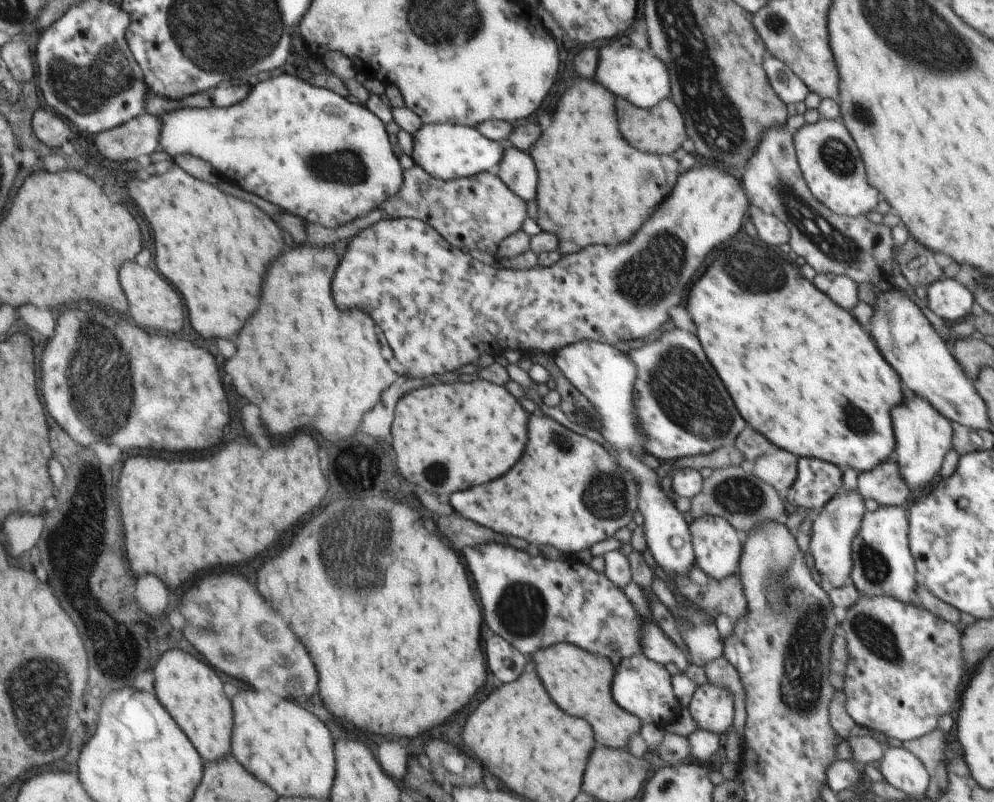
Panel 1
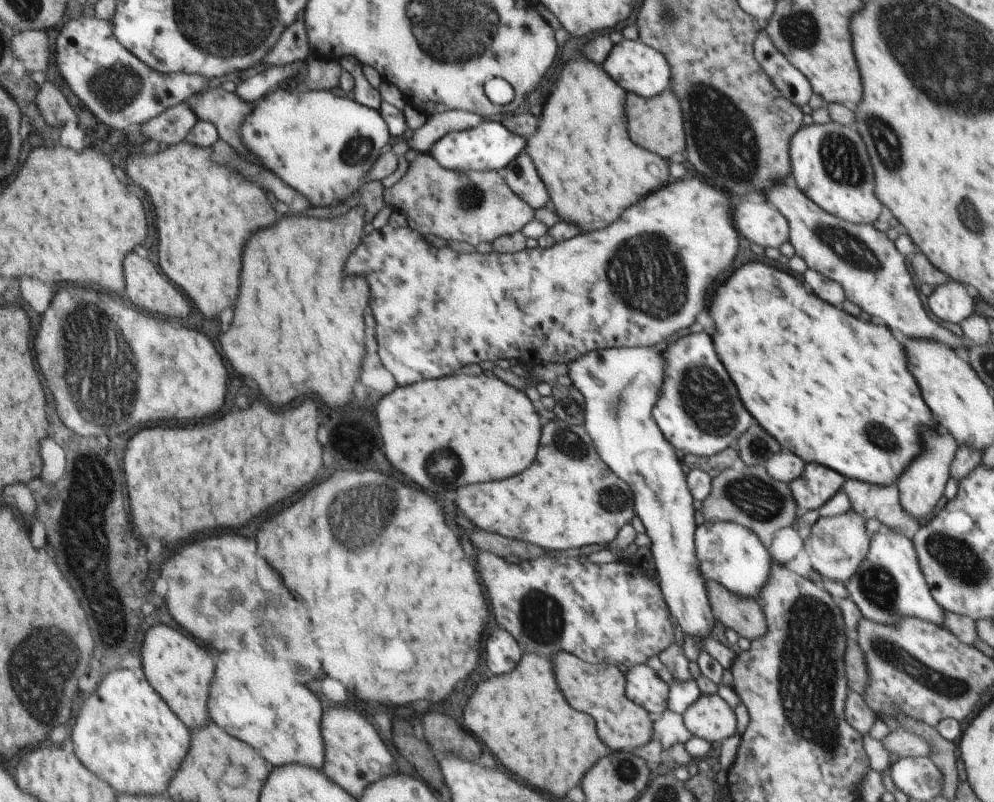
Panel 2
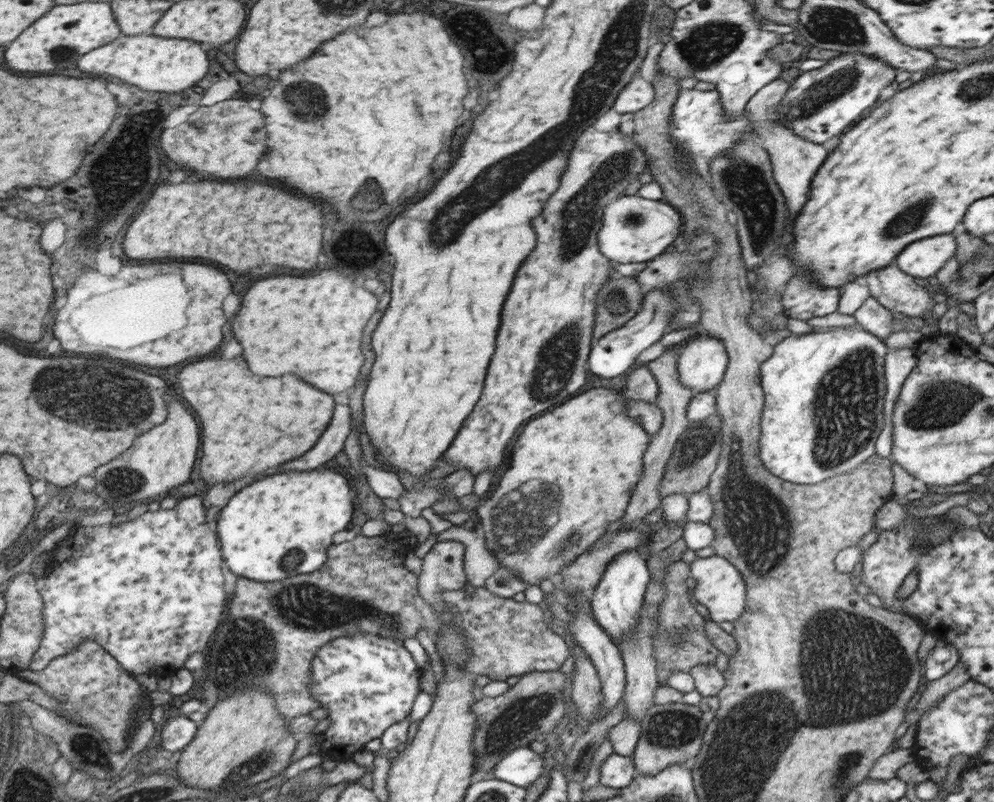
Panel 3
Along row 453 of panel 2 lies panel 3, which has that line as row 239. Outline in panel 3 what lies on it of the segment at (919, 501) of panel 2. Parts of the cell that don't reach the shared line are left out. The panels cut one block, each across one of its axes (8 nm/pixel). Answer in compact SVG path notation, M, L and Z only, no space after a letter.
M954 234L929 236L905 246L894 263L902 272L914 278L930 278L955 256L956 251Z

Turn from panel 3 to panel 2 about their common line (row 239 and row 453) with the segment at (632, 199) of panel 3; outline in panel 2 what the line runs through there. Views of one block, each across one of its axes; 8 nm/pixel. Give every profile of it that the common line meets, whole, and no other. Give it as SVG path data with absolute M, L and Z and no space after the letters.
M622 347L604 350L594 350L584 354L572 362L568 362L568 377L572 385L585 398L586 432L590 434L598 456L606 466L622 478L633 492L635 514L642 520L646 535L651 539L650 552L654 559L658 584L664 596L664 602L670 614L682 628L683 634L688 634L696 640L704 640L708 636L717 636L718 622L708 604L705 589L705 578L700 571L695 548L696 500L690 494L687 485L686 472L682 470L680 460L676 458L676 450L656 426L652 418L652 408L660 398L664 386L664 356L654 348Z

